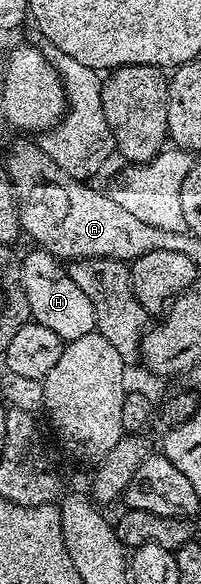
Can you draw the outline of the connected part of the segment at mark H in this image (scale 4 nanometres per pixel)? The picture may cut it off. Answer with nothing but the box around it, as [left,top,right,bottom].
[21,250,96,342]

